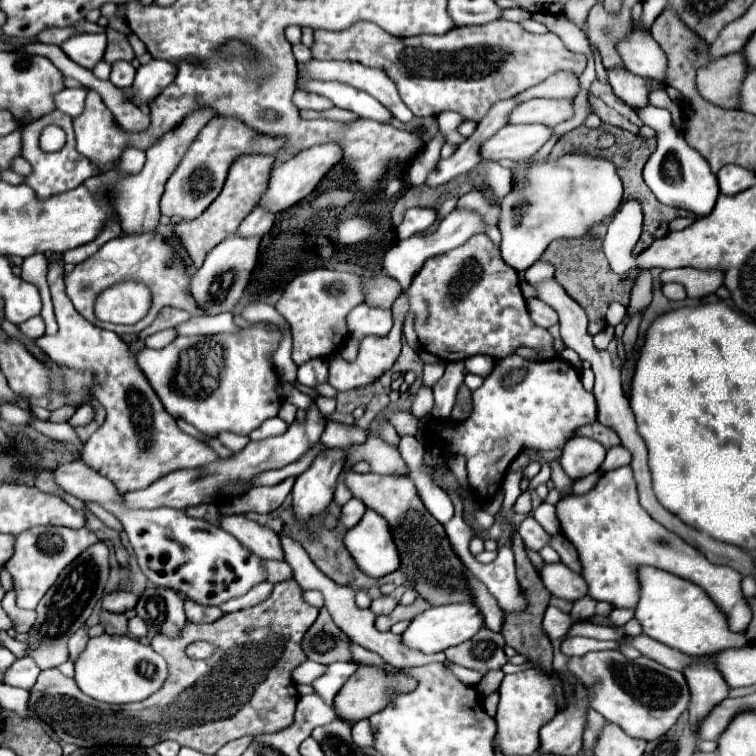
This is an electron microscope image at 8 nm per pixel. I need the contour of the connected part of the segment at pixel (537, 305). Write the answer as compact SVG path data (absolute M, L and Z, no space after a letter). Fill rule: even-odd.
M538 298L527 300L531 320L538 326L549 328L558 323L557 313Z

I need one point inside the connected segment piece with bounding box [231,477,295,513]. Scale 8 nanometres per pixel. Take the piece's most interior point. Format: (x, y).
(259, 499)

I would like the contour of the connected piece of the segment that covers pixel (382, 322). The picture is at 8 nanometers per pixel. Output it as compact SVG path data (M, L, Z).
M361 303L349 313L347 327L349 327L349 341L341 349L341 357L353 361L355 343L365 335L387 335L389 329L393 327L393 315L387 309L369 307L367 303Z

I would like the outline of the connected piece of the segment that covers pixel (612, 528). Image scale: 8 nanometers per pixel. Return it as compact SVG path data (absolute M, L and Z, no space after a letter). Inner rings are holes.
M619 467L607 471L595 489L585 495L567 495L557 503L557 517L561 521L563 535L577 547L583 565L583 577L589 585L589 593L597 601L607 601L615 607L635 607L639 601L637 567L651 565L667 569L673 575L693 581L703 587L715 601L721 613L727 617L729 629L741 633L751 623L751 609L741 593L741 579L735 569L713 565L703 553L685 543L679 535L659 525L641 505L637 485L631 467Z

